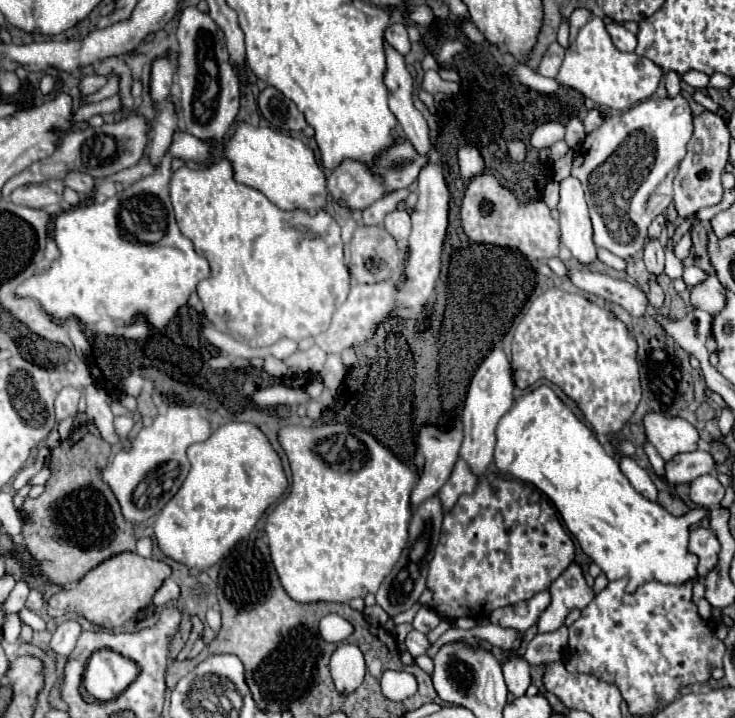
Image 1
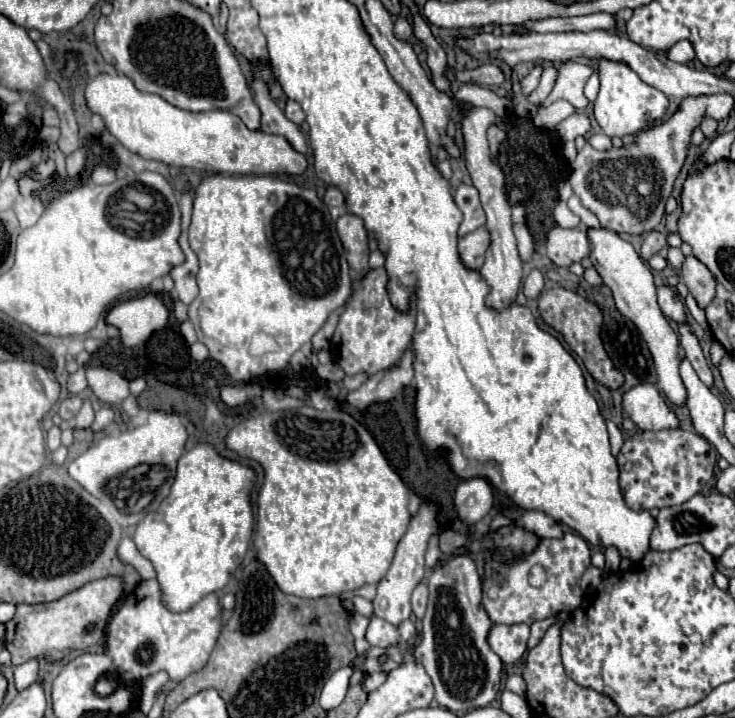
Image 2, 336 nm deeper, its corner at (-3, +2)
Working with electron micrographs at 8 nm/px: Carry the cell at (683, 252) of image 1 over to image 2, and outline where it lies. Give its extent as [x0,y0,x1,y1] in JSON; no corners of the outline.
[682,256,716,308]

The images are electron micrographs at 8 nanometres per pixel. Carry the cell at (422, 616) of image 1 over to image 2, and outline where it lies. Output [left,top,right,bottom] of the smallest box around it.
[412,582,428,620]

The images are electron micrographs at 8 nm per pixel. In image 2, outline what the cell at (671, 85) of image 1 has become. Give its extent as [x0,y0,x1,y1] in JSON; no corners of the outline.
[666,40,694,64]

